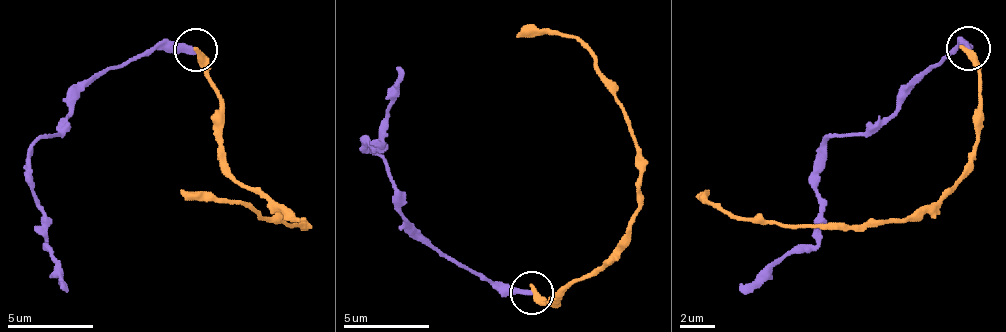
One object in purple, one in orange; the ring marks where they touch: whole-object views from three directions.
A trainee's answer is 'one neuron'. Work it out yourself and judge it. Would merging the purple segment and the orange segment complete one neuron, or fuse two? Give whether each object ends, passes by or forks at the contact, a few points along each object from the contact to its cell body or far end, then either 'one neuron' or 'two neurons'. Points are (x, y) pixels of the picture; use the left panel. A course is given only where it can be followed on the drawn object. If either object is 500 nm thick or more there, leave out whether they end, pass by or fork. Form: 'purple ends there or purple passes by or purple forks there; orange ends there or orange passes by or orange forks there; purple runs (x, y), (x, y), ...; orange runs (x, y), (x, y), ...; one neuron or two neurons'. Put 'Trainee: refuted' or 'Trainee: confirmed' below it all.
purple ends there; orange ends there; purple runs (197, 51), (166, 51), (106, 68), (63, 119), (55, 136), (33, 145), (29, 188), (63, 278), (59, 287); orange runs (197, 51), (218, 98), (222, 162), (278, 210), (304, 222), (278, 222), (235, 201), (188, 197), (179, 188); two neurons
Trainee: refuted

